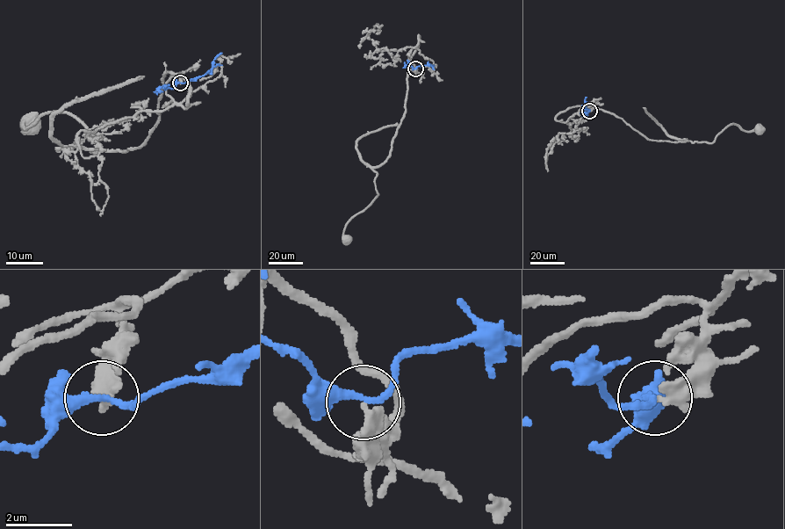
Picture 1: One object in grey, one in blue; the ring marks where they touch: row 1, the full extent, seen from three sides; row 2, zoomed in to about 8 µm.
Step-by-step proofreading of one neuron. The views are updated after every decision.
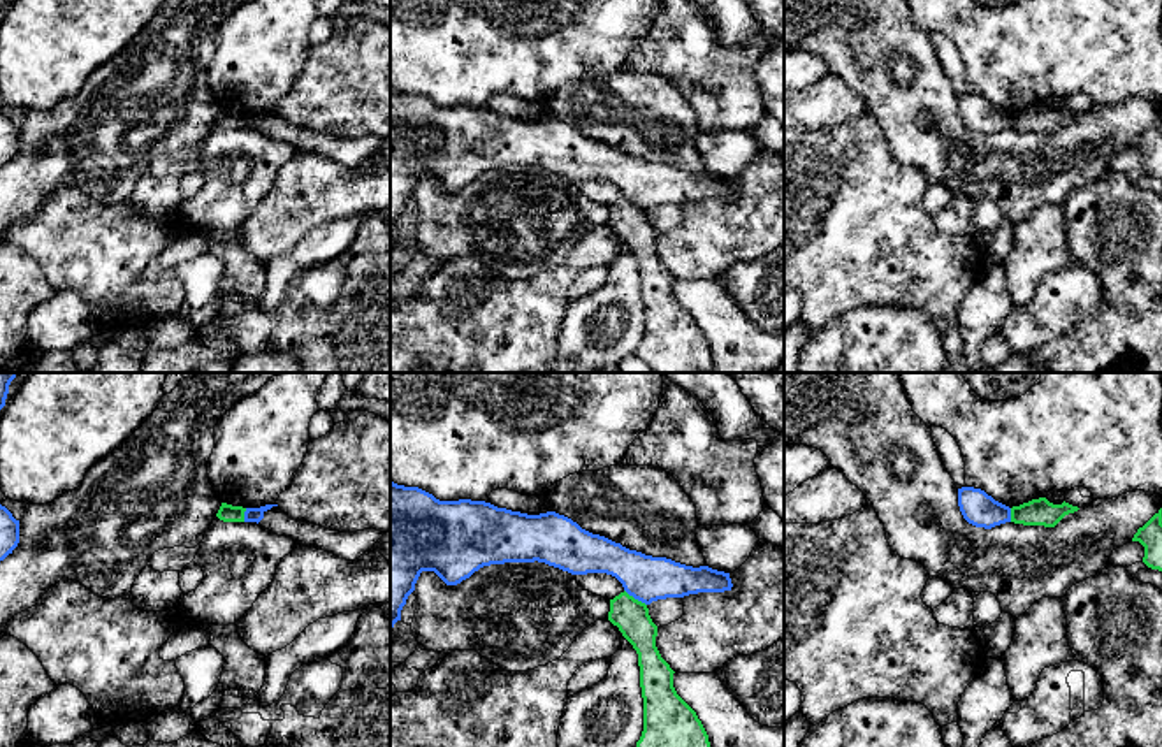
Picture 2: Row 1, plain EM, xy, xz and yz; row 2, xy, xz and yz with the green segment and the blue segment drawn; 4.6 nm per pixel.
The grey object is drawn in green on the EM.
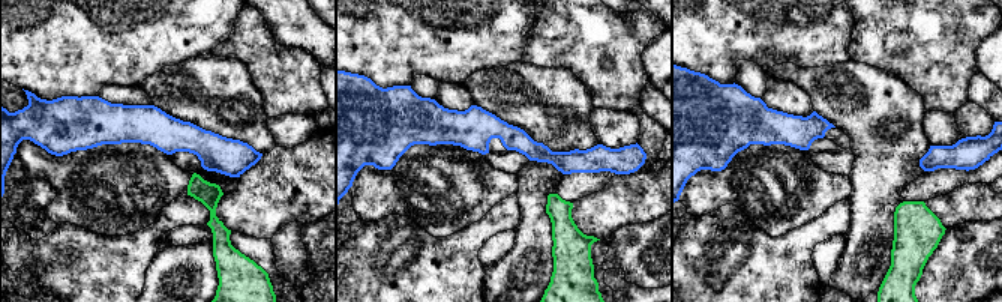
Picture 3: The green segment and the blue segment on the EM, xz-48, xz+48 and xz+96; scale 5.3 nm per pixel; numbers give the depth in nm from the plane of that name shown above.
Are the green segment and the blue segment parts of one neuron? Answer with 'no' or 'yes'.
no

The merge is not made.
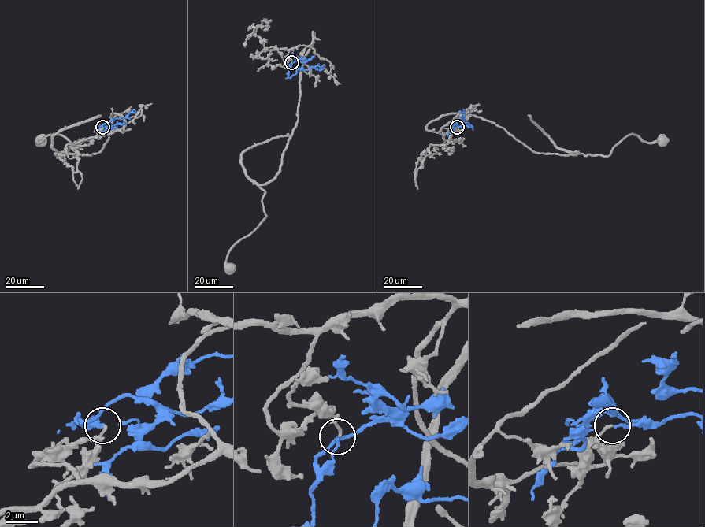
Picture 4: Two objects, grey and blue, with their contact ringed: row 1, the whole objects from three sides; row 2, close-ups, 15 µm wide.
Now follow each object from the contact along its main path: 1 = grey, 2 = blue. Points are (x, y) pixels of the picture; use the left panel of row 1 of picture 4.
1: (102, 127), (122, 132), (124, 120), (112, 114), (91, 154), (70, 154), (61, 135), (40, 141)
2: (102, 127), (98, 127), (135, 111)

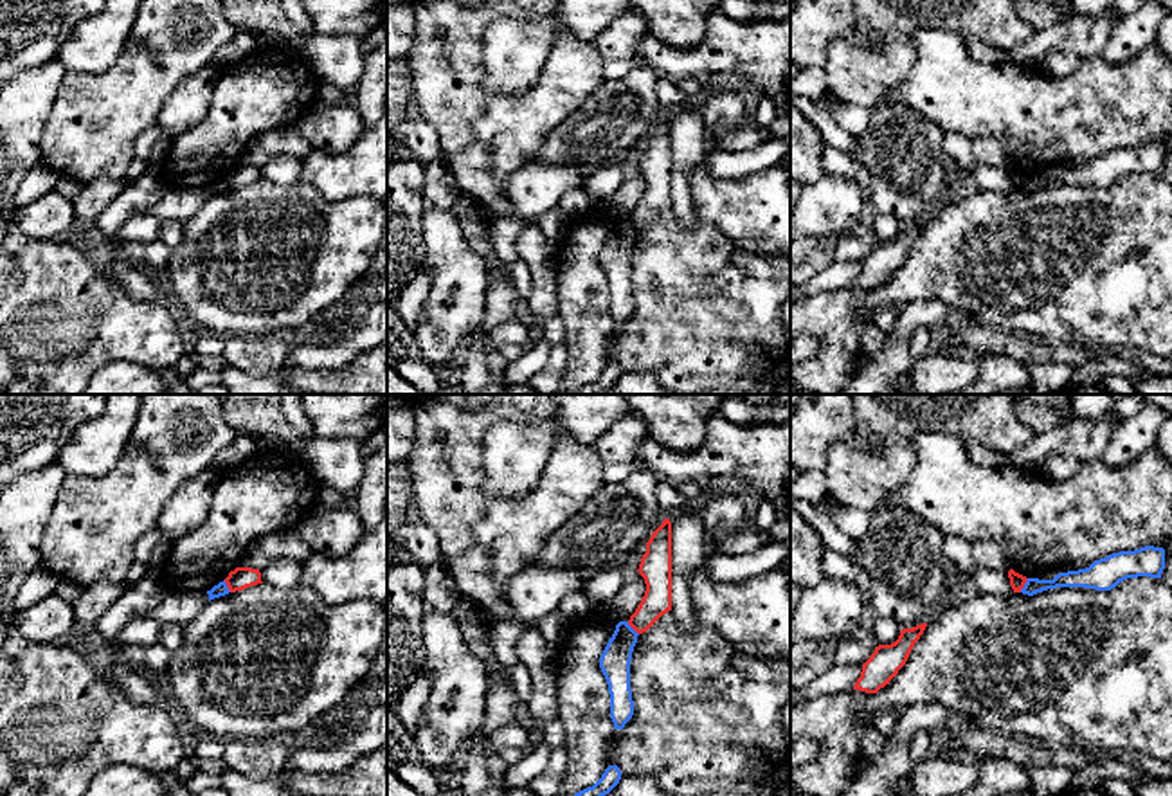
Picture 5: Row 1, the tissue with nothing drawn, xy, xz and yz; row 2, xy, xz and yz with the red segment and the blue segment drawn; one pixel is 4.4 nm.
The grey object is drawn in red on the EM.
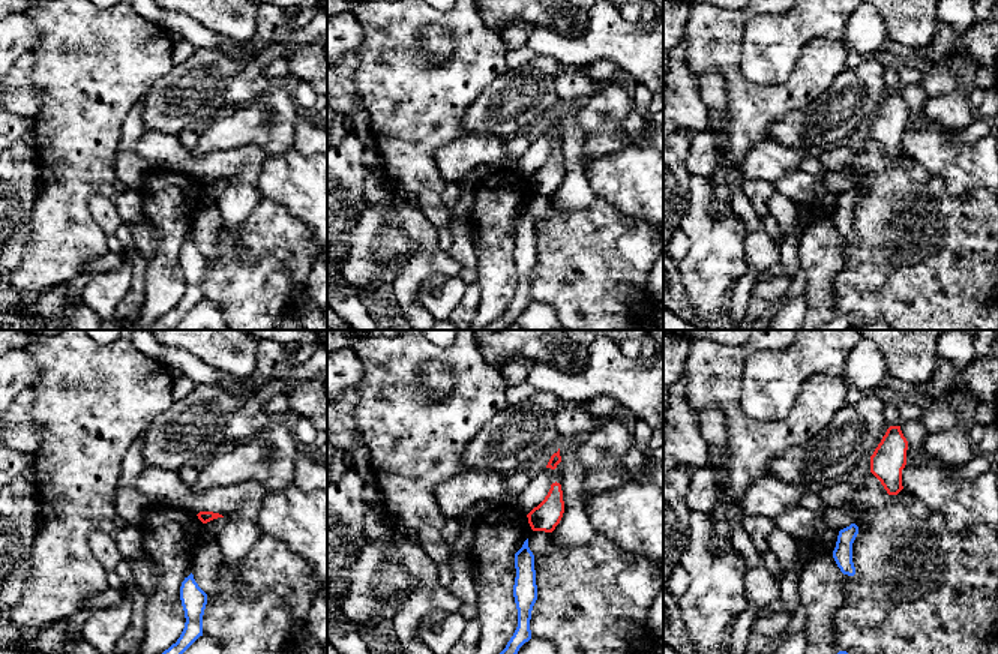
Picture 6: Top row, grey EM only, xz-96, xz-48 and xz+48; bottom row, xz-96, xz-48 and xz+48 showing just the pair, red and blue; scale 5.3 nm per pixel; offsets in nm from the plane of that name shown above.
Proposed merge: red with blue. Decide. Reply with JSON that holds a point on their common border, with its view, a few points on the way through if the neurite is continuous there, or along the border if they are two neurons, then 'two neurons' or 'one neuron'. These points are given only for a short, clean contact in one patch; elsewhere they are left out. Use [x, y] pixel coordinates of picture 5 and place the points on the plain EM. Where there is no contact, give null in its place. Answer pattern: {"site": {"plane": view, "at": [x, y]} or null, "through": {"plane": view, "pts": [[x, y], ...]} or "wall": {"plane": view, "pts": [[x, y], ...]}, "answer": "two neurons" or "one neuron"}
{"site": {"plane": "yz", "at": [1023, 182]}, "wall": {"plane": "yz", "pts": [[1028, 175], [1019, 188]]}, "answer": "two neurons"}

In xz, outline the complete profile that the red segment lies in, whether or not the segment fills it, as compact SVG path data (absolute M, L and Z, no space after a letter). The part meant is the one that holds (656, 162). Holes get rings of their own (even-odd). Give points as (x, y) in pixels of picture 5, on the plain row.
M664 115L646 139L646 149L639 160L645 175L645 193L630 213L628 222L637 229L646 229L663 211L672 207L672 119Z

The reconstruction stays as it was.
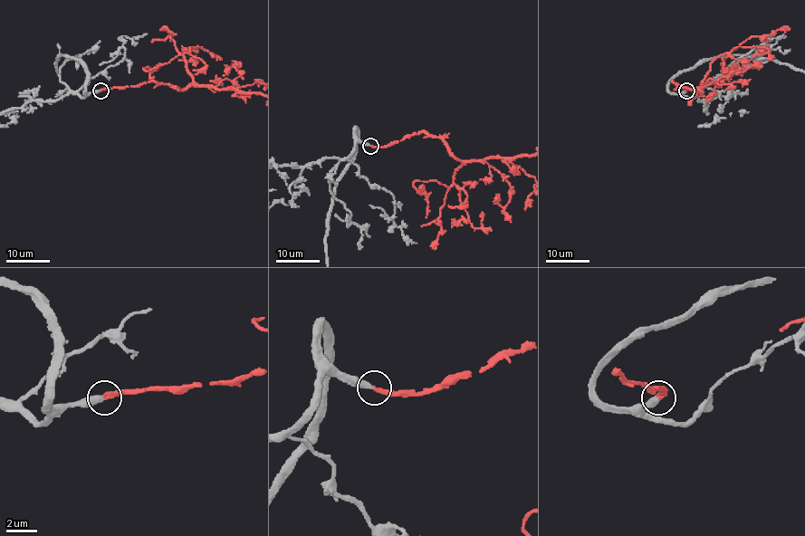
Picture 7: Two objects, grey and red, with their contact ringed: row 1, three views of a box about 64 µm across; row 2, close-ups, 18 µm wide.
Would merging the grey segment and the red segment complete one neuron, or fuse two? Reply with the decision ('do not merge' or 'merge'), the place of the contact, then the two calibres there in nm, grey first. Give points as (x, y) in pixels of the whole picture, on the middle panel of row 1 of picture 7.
merge; at (370, 146); 420 nm thick on the grey side, 300 nm on the other

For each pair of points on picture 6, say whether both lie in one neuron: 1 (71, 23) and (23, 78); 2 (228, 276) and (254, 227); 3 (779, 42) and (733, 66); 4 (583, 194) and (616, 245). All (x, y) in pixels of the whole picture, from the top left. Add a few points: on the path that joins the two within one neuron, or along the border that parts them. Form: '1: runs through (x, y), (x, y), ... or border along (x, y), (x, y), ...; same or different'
1: border along (30, 53), (30, 84), (41, 102); different
2: runs through (242, 266), (254, 254), (254, 240); same
3: border along (745, 27), (742, 72), (749, 80), (766, 86); different
4: border along (554, 203), (565, 213), (574, 213), (589, 206); different

